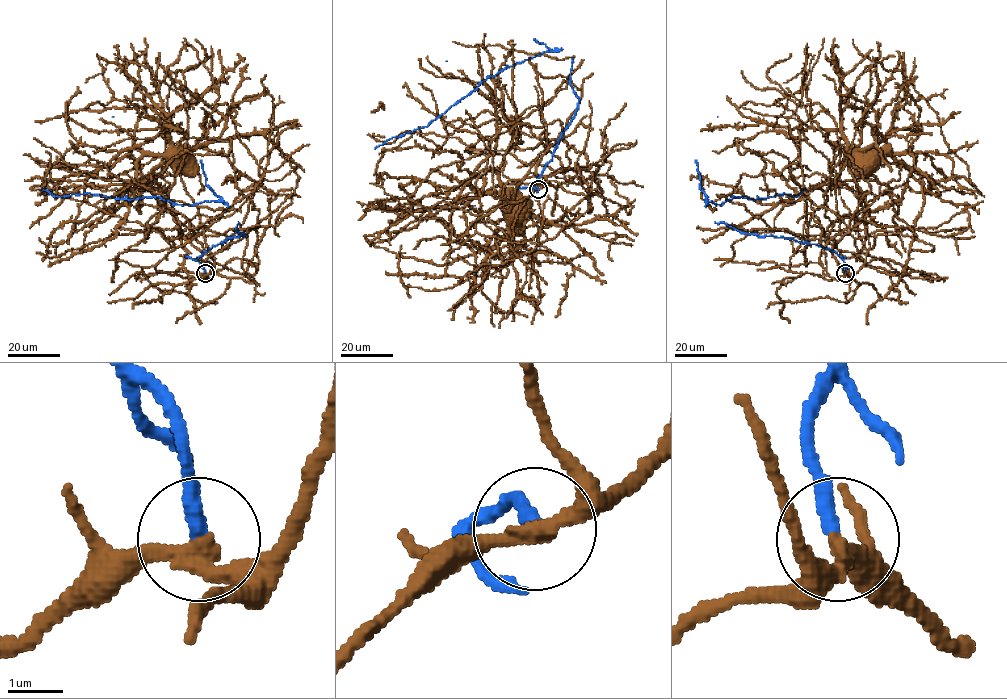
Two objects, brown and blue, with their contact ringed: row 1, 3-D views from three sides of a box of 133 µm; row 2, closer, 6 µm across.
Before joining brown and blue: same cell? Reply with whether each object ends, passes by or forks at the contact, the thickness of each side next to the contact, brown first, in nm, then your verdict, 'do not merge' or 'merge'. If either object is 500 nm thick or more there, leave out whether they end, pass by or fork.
brown passes by; blue ends; calibres 280 and 300 nm; do not merge

